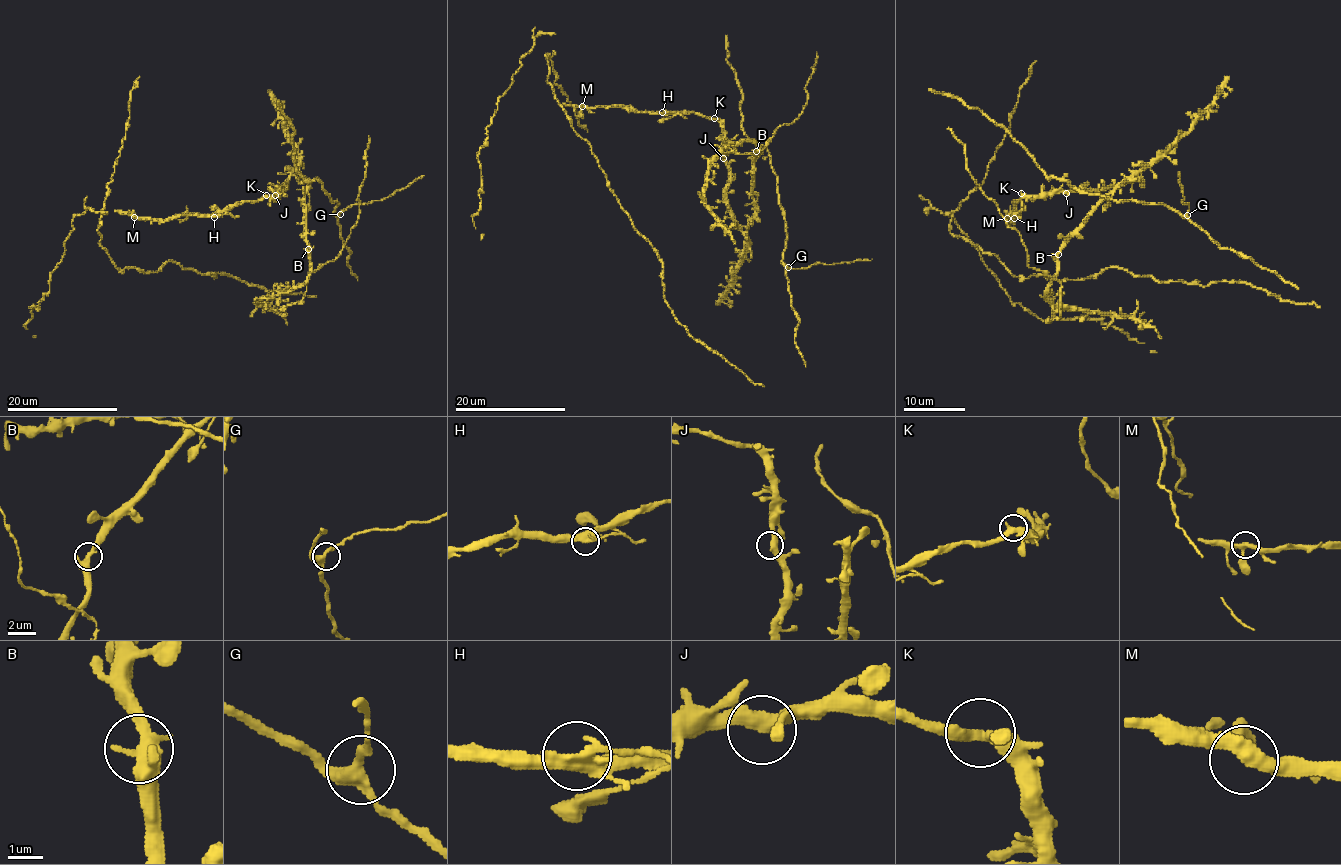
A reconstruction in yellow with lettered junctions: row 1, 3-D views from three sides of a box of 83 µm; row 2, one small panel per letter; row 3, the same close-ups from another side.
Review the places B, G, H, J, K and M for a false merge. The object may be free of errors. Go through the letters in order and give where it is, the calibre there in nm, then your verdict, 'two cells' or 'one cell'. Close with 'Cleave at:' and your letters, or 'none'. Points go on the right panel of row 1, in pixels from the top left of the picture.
B: place (1058, 254); calibre 340 nm; one cell
G: place (1187, 215); calibre 320 nm; one cell
H: place (1014, 218); calibre 360 nm; two cells
J: place (1066, 193); calibre 360 nm; one cell
K: place (1021, 193); calibre 340 nm; one cell
M: place (1007, 218); calibre 320 nm; one cell
Cleave at: H

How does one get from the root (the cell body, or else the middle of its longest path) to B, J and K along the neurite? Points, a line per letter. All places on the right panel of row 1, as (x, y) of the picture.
B: (1009, 221), (1015, 215), (1015, 201), (1021, 196), (1121, 186), (1130, 183), (1147, 166), (1126, 176), (1058, 254)
J: (1009, 221), (1015, 215), (1015, 201), (1021, 196), (1066, 193)
K: (1009, 221), (1015, 215), (1015, 201), (1021, 193)

